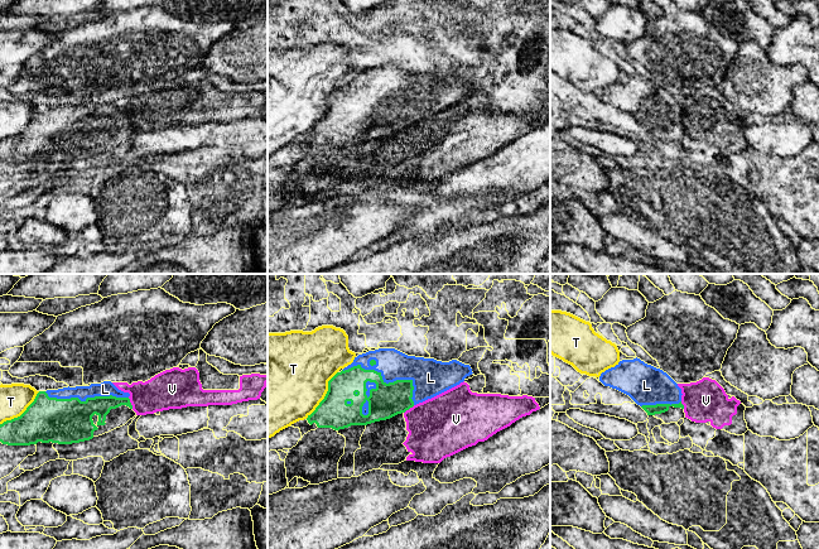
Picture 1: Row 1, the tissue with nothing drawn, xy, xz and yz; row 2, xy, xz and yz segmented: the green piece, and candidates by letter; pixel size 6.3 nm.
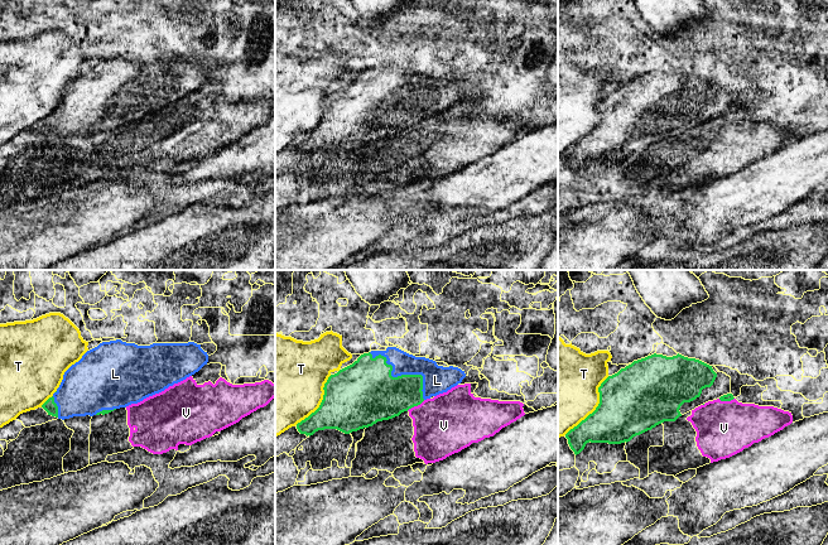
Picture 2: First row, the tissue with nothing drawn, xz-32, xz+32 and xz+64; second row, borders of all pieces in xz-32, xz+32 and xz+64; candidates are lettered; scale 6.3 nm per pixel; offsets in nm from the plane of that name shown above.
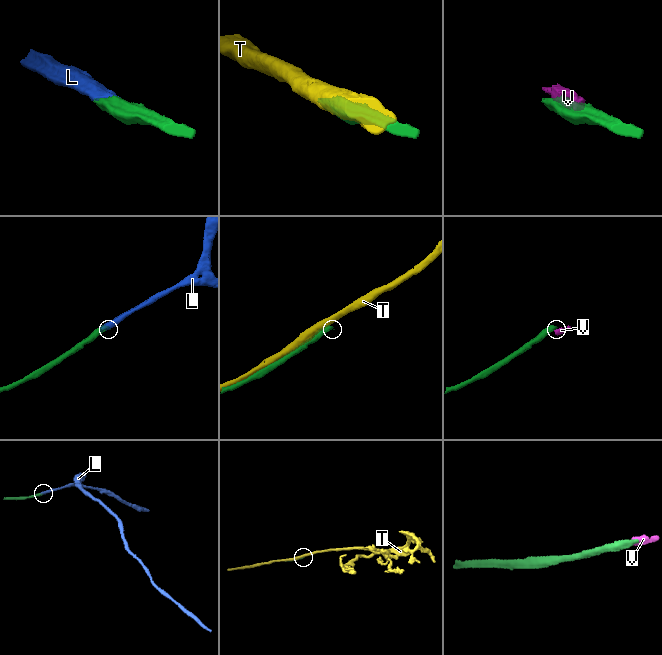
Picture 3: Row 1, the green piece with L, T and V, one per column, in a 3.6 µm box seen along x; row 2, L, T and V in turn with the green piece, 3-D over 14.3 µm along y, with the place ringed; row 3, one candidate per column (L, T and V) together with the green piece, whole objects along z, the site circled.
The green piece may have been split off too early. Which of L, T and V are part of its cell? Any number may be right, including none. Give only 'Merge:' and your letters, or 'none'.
Merge: L

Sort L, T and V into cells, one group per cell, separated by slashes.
L / T / V

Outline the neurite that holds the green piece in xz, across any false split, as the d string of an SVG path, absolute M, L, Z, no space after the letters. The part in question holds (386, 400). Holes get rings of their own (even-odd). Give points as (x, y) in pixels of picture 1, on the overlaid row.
M379 348L355 357L353 362L328 381L328 391L307 420L318 428L345 429L367 425L405 413L414 405L432 399L472 375L469 365L408 356L395 348Z

